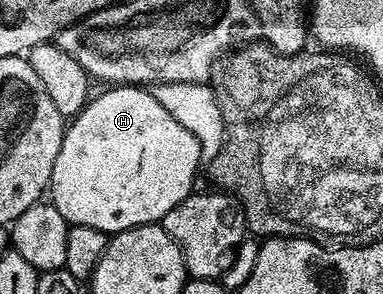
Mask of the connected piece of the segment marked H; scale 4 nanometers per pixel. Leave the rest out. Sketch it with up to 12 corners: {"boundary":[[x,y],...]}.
{"boundary":[[142,86],[65,125],[48,196],[67,224],[157,224],[200,142]]}

